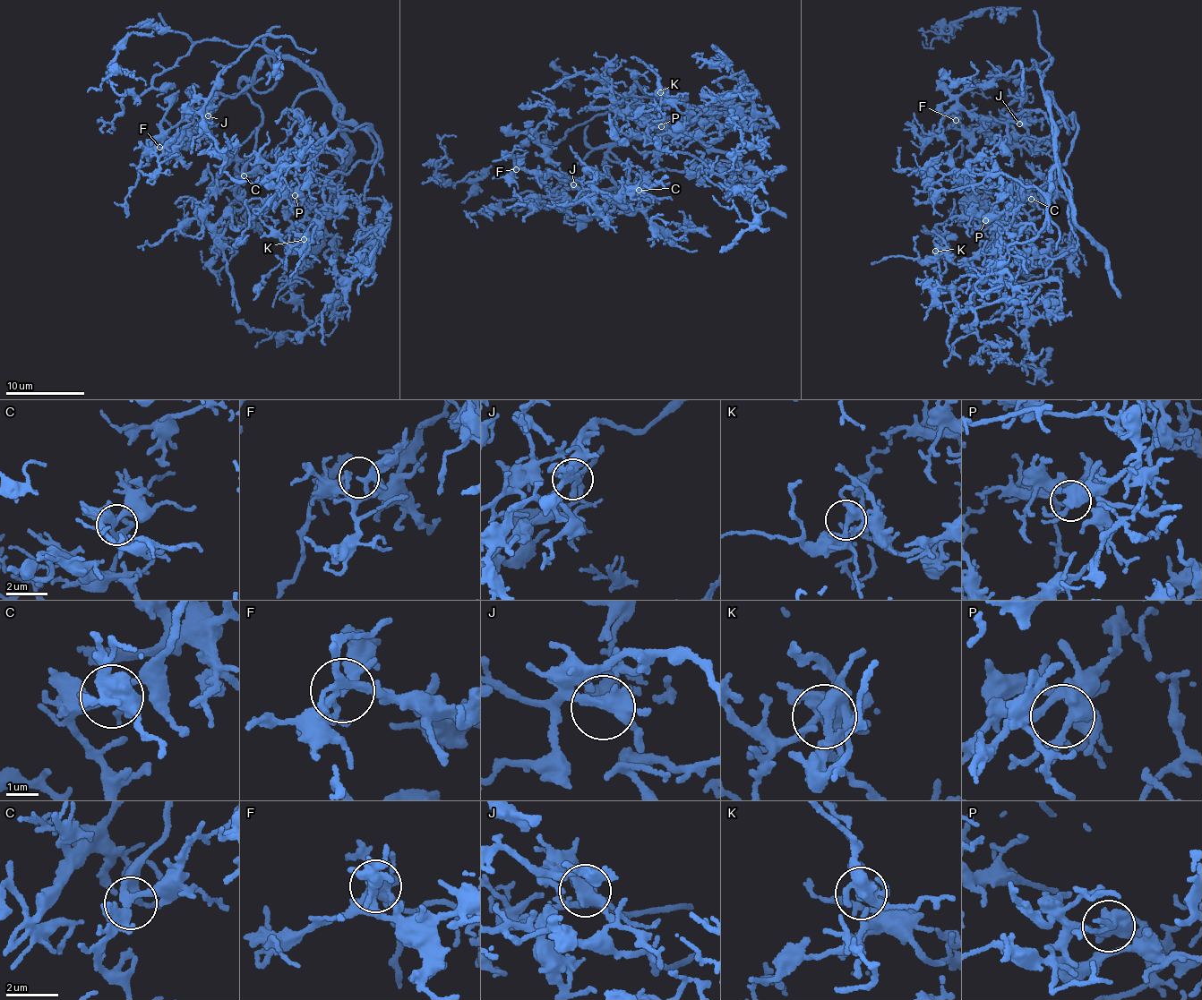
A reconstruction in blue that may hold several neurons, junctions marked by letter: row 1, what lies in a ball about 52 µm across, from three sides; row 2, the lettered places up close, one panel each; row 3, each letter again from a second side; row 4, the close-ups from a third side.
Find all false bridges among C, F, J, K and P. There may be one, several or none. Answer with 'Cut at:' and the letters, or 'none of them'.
Cut at: none of them

